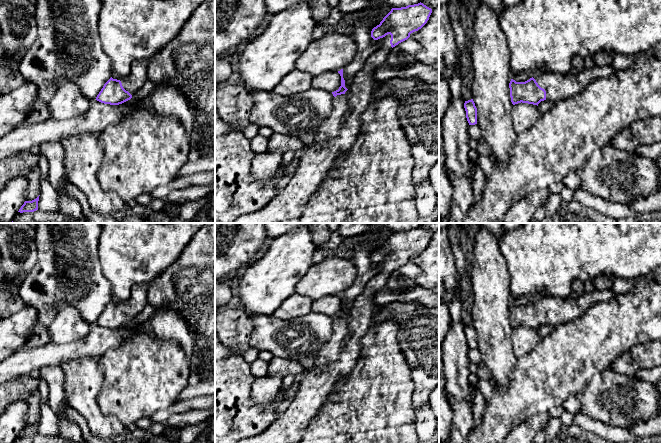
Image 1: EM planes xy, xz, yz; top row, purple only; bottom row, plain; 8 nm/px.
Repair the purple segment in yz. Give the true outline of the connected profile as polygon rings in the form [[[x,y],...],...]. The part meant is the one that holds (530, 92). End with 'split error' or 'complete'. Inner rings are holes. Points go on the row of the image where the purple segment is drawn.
[[[595,65],[592,69],[584,69],[578,74],[540,73],[534,74],[525,82],[511,79],[509,83],[511,102],[513,105],[522,102],[537,106],[544,100],[555,103],[579,94],[595,80],[610,77],[615,73],[616,70],[610,65],[602,67]]] | split error

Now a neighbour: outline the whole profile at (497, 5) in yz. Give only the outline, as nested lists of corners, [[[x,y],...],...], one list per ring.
[[[481,0],[482,2],[484,2],[485,4],[488,4],[489,6],[491,6],[493,8],[493,10],[497,13],[502,12],[503,8],[504,8],[504,4],[502,2],[502,0]]]

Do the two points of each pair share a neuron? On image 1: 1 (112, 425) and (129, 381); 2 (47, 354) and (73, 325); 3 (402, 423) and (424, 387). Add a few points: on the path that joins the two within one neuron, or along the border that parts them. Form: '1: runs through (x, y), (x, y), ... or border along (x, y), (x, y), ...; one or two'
1: border along (97, 401), (104, 414), (115, 416), (125, 425); two
2: border along (80, 338), (67, 343), (54, 343), (51, 341); two
3: border along (413, 381), (413, 410), (415, 413); two

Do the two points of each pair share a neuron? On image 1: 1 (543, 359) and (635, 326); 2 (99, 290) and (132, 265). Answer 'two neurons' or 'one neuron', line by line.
1: one neuron
2: two neurons

